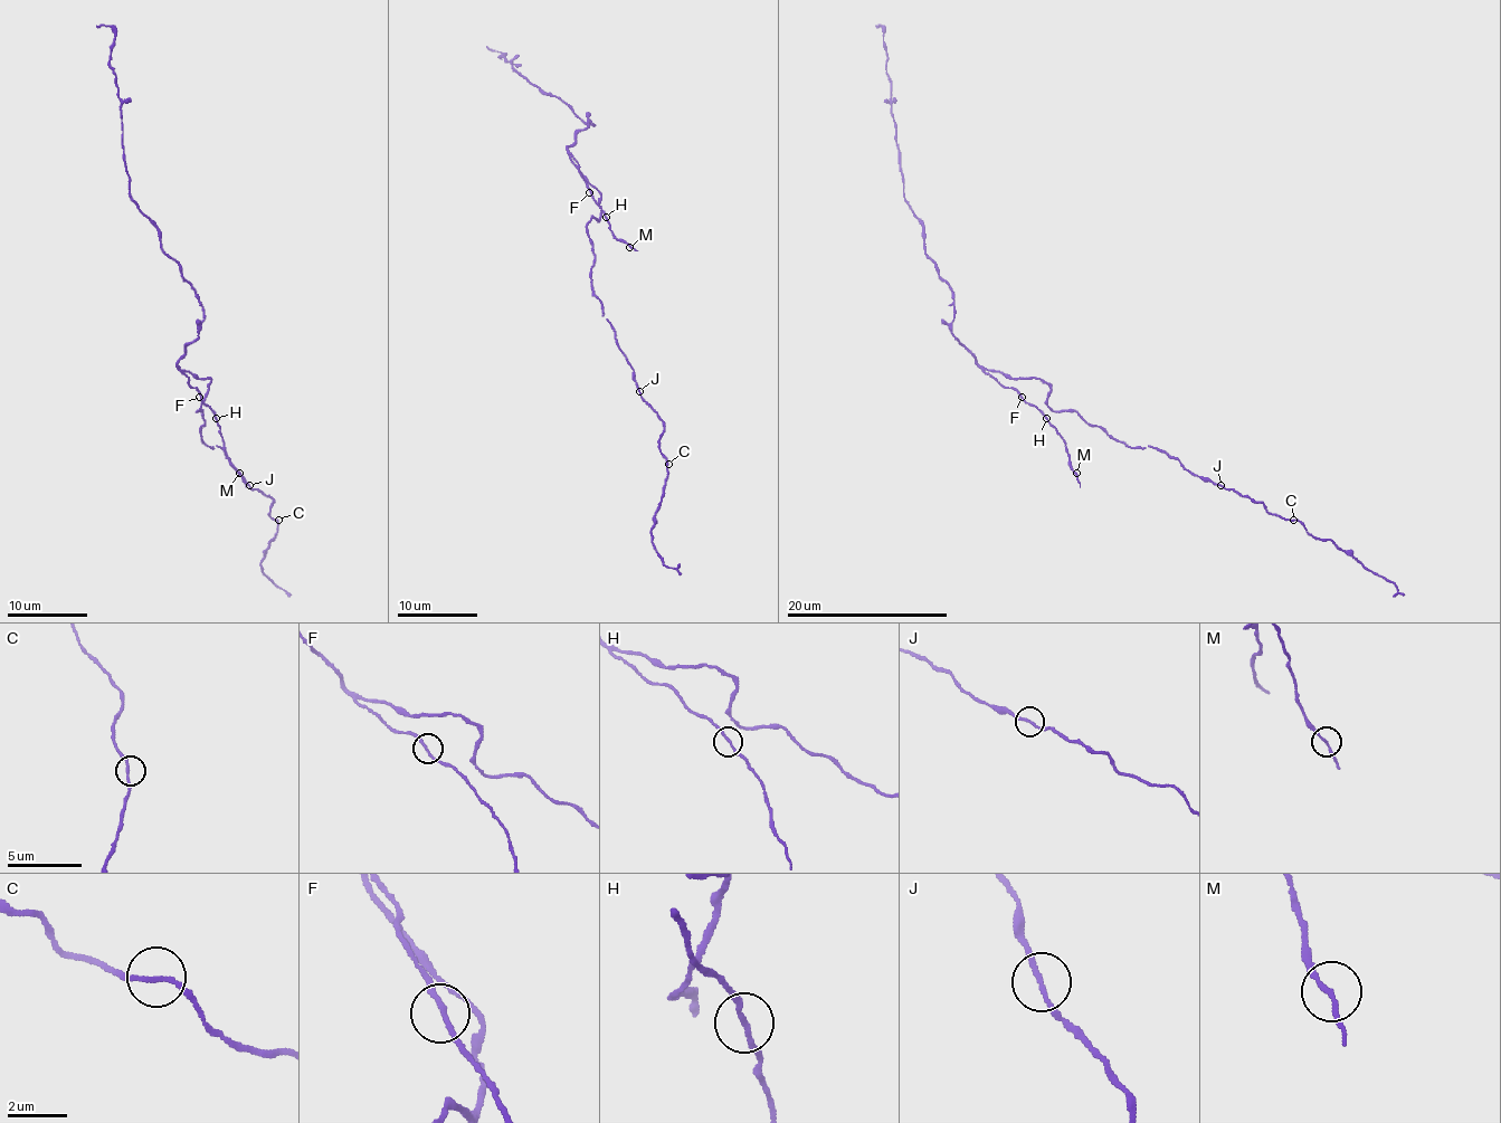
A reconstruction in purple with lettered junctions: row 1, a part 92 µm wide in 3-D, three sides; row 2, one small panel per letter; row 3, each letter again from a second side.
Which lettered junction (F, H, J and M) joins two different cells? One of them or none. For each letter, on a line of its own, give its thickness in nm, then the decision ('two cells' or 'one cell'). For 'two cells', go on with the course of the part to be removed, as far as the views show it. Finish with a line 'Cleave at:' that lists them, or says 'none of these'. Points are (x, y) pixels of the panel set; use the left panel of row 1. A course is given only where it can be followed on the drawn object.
F: calibre 150 nm; one cell
H: calibre 150 nm; one cell
J: calibre 150 nm; one cell
M: calibre 150 nm; one cell
Cleave at: none of these

